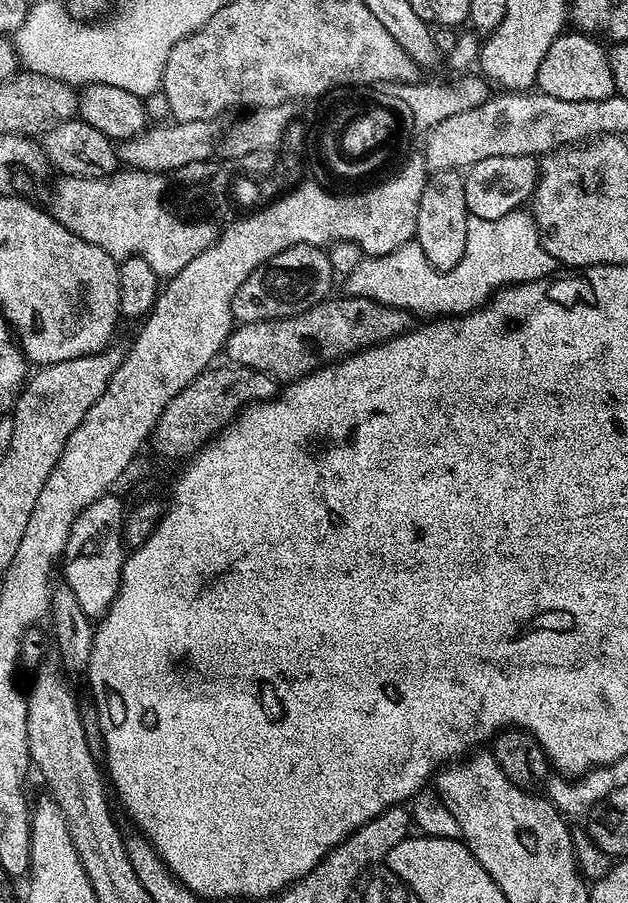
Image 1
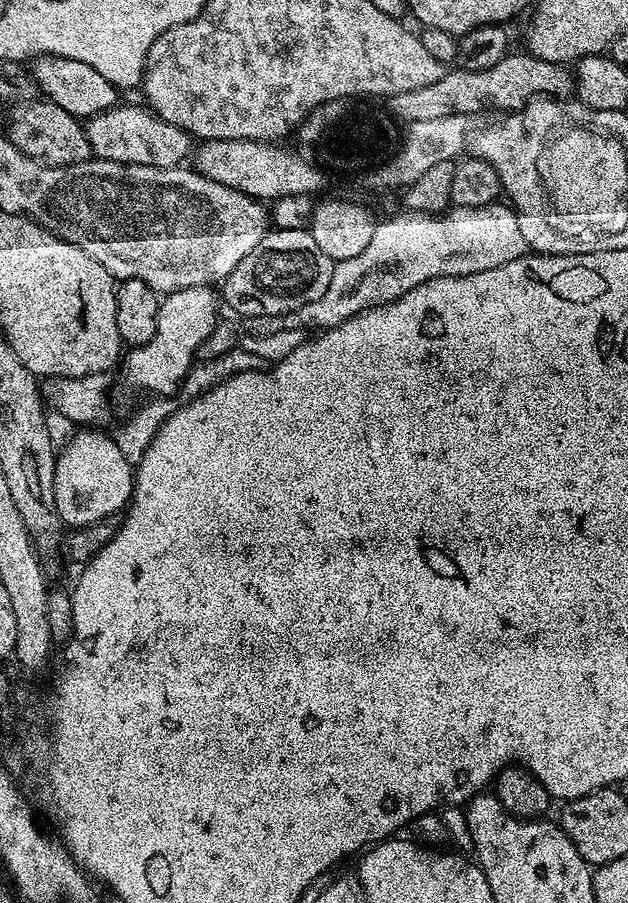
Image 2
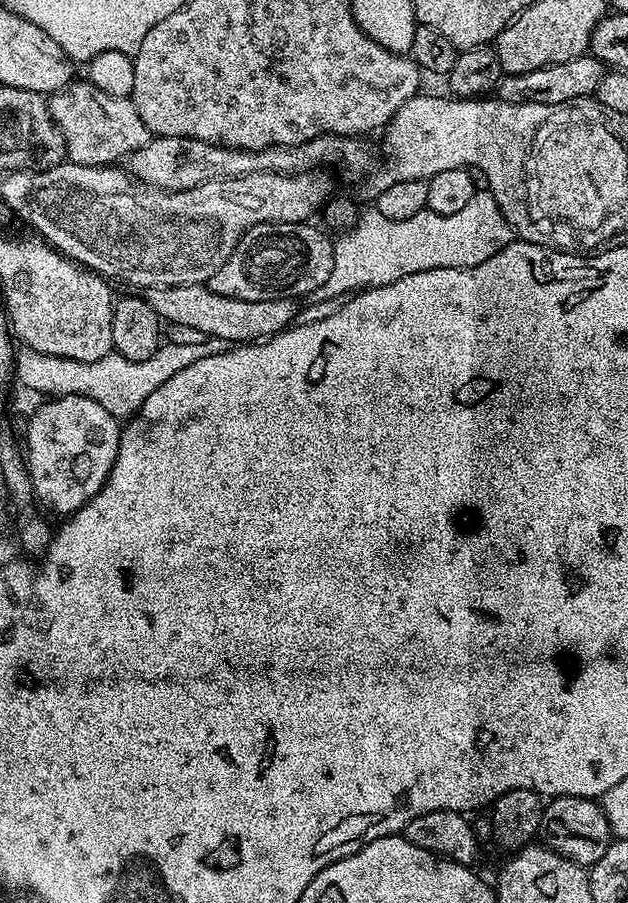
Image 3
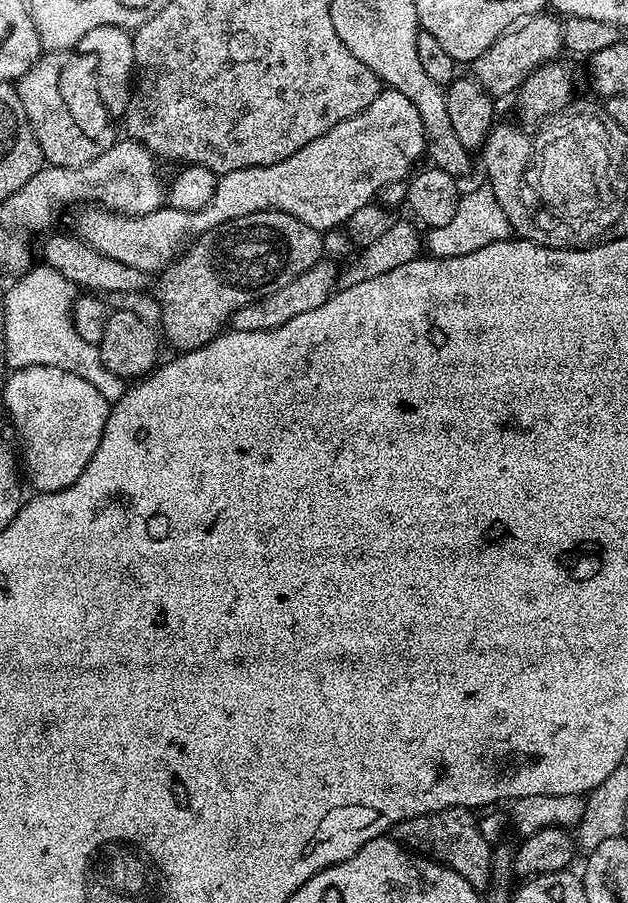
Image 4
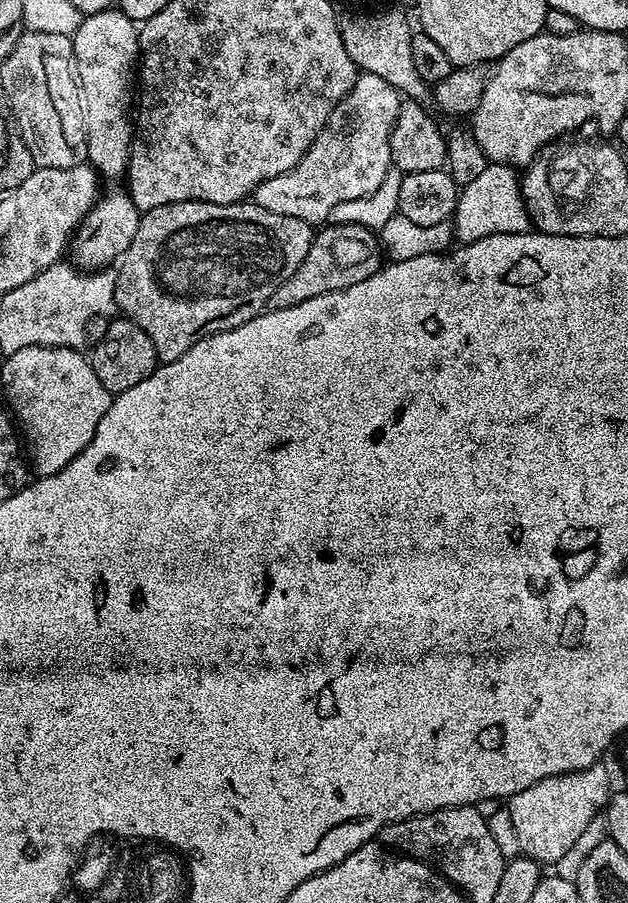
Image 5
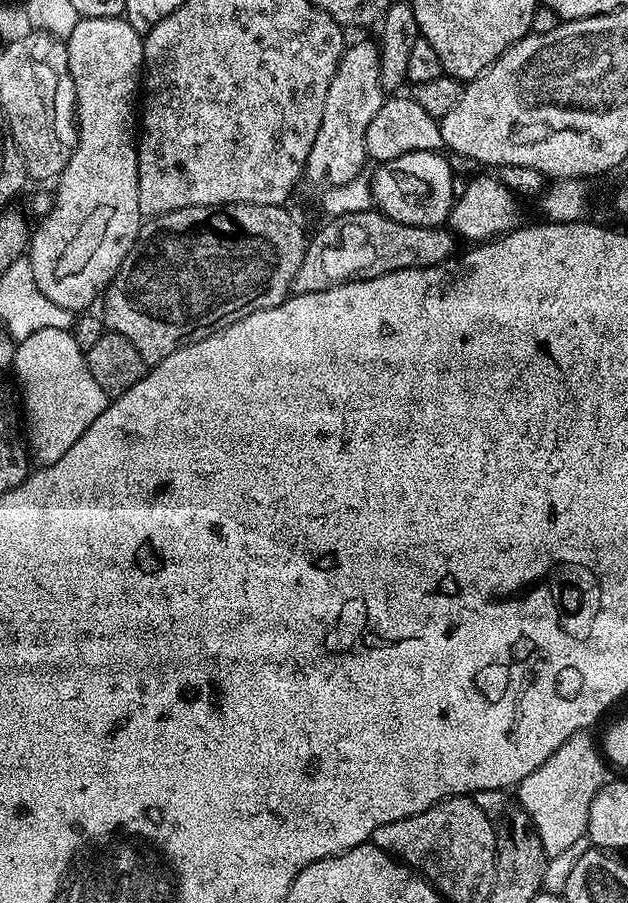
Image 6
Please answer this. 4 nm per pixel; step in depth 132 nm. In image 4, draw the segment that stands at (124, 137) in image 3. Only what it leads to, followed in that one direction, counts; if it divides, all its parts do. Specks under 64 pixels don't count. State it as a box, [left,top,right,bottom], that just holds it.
[15,50,118,168]

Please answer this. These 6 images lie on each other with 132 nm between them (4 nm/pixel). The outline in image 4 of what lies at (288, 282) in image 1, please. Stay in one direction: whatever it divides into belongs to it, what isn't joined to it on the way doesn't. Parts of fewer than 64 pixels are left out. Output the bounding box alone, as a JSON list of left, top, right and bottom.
[156,212,324,352]

